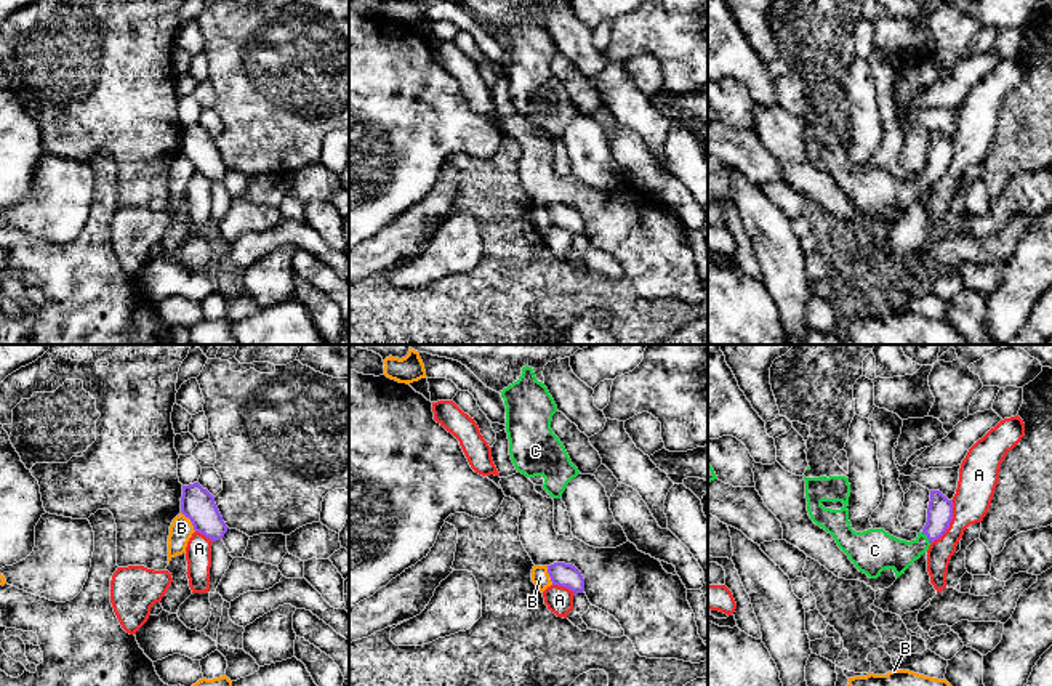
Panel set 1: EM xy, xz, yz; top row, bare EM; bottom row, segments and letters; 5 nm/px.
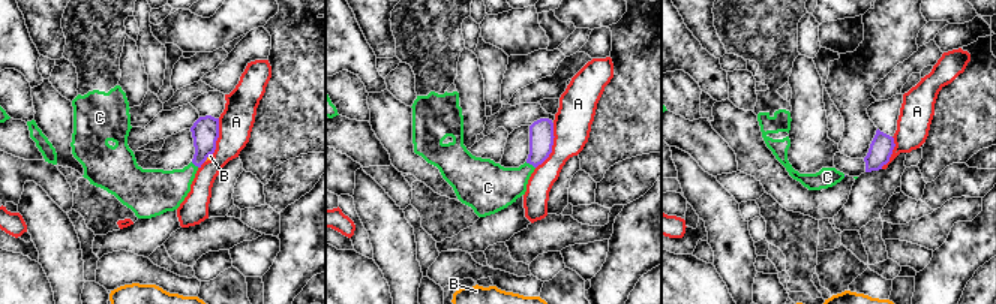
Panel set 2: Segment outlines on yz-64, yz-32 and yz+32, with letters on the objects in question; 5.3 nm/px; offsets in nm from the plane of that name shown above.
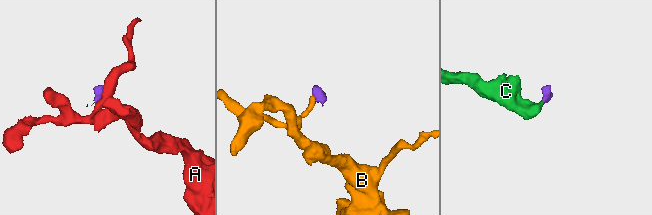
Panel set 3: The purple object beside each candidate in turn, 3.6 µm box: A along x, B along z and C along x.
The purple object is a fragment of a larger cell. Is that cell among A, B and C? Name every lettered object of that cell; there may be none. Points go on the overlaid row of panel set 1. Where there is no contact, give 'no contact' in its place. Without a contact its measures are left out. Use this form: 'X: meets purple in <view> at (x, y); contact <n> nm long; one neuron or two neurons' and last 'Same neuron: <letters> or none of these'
A: meets purple in yz at (950, 521); contact 240 nm long; two neurons
B: meets purple in xy at (191, 521); contact 130 nm long; two neurons
C: meets purple in yz at (927, 537); contact 80 nm long; one neuron
Same neuron: C

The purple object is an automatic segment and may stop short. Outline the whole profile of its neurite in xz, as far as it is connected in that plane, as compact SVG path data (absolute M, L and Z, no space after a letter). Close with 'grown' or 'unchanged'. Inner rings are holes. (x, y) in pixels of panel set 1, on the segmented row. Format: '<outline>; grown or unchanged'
M554 563L548 566L548 574L552 585L565 587L575 595L584 591L584 579L581 572L572 564Z; unchanged

